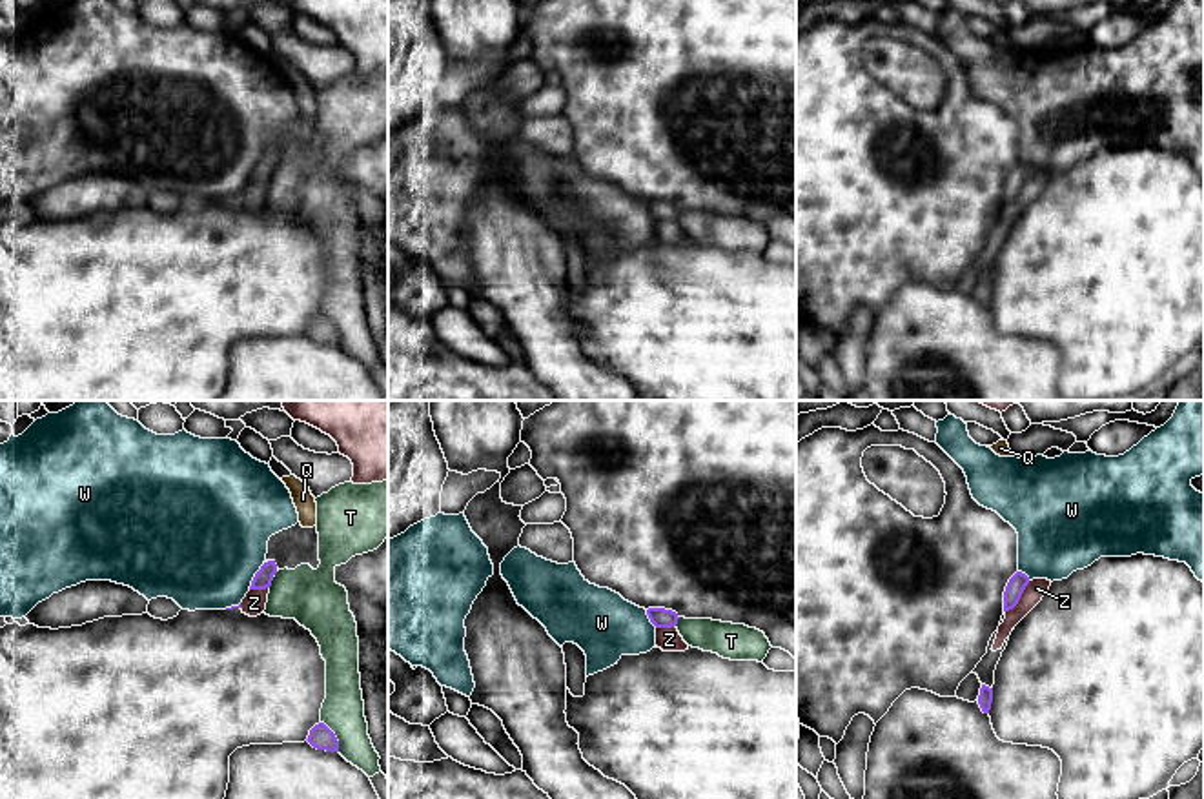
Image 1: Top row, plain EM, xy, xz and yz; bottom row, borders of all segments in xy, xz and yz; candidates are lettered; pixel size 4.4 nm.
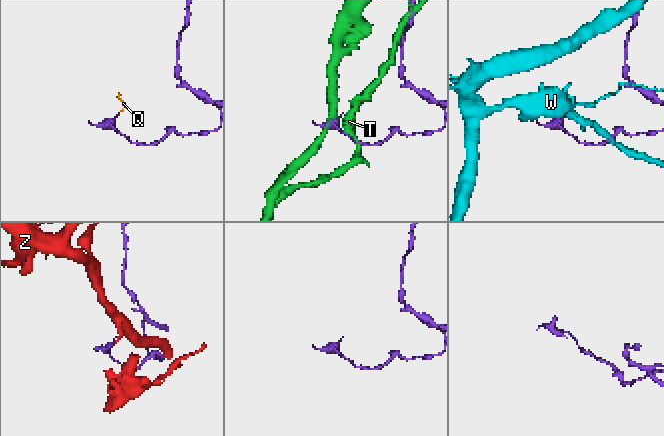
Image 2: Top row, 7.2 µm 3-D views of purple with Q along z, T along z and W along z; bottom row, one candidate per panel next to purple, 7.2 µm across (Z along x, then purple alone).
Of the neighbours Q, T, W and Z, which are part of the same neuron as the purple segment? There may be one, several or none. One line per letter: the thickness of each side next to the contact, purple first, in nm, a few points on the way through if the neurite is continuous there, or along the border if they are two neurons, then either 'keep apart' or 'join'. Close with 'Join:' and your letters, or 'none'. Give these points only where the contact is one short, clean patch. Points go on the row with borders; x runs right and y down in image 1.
Q: calibres 80 and 20 nm; way xy (263, 579), (268, 561), (265, 561); join
T: calibres 110 and 190 nm; keep apart
W: calibres 80 and 480 nm; keep apart
Z: calibres 80 and 90 nm; border yz (1030, 581), (1020, 599), (1006, 612); keep apart
Join: Q

